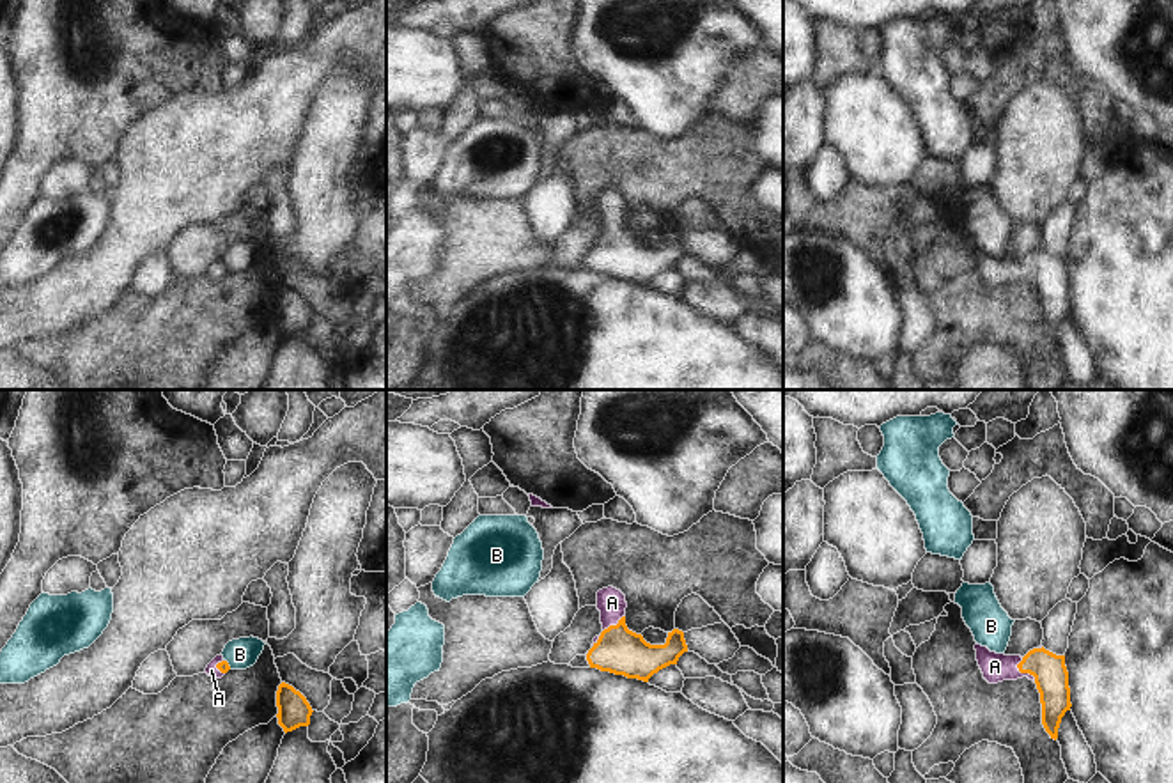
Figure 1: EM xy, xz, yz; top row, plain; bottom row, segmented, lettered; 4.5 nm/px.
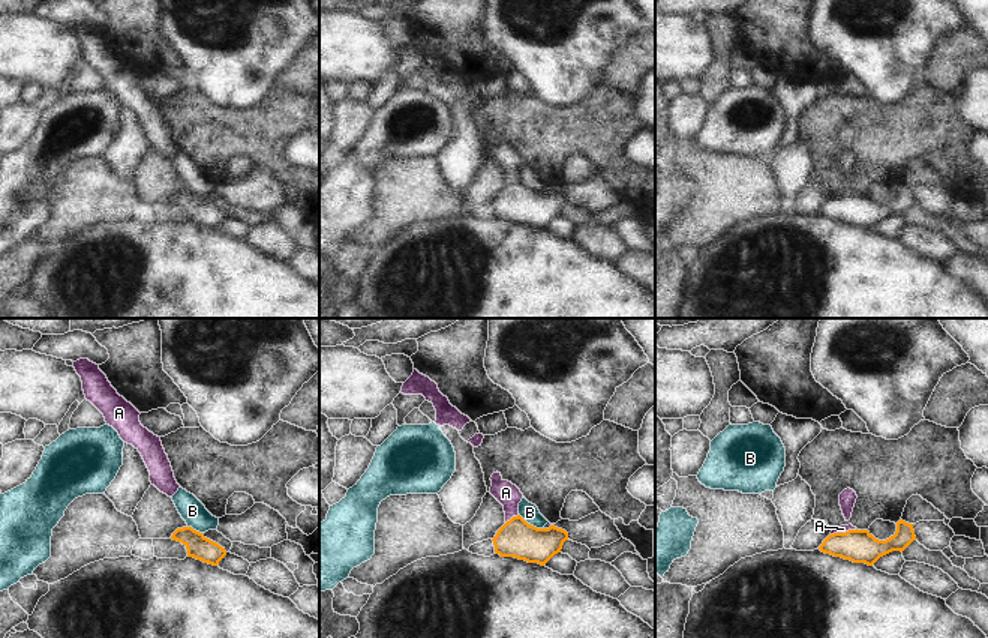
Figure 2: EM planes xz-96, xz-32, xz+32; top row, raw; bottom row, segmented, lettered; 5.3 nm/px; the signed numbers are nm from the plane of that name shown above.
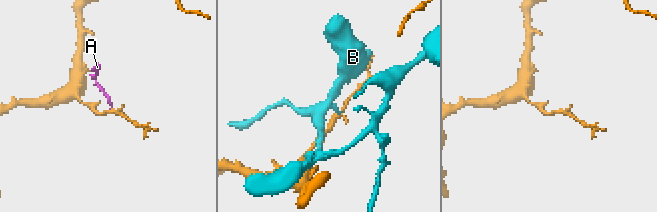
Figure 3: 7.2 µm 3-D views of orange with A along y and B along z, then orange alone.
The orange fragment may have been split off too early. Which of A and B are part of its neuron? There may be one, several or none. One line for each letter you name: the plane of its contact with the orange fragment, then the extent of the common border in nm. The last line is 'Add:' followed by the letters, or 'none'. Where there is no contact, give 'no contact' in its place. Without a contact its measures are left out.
A: contact in yz; length 130 nm
Add: A

